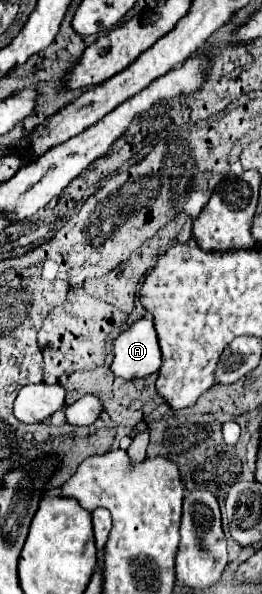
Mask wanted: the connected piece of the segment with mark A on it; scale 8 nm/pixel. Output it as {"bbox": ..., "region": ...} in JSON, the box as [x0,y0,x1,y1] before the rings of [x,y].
{"bbox":[112,318,162,380],"region":[[[142,318],[114,340],[112,372],[124,380],[144,378],[160,370],[162,354],[154,322]]]}

